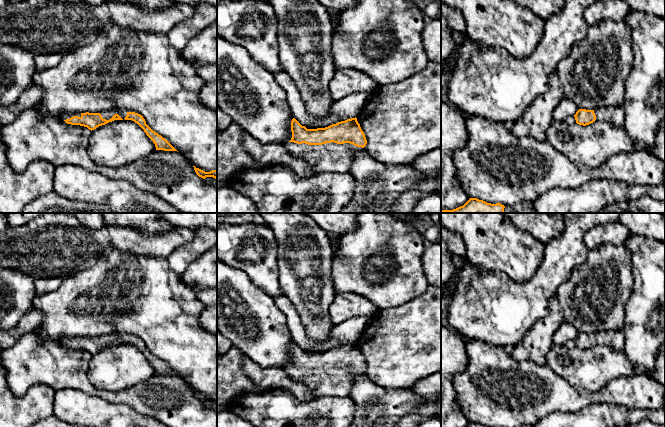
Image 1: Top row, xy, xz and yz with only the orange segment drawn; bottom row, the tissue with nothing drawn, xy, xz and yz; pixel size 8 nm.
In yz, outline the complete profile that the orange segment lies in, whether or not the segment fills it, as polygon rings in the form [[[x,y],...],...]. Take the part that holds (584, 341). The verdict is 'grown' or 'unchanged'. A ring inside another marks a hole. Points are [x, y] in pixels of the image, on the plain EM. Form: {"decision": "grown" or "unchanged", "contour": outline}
{"decision": "grown", "contour": [[[622,330],[598,331],[595,334],[579,333],[574,339],[579,349],[589,349],[595,344],[603,345],[613,350],[623,350],[625,335]]]}

